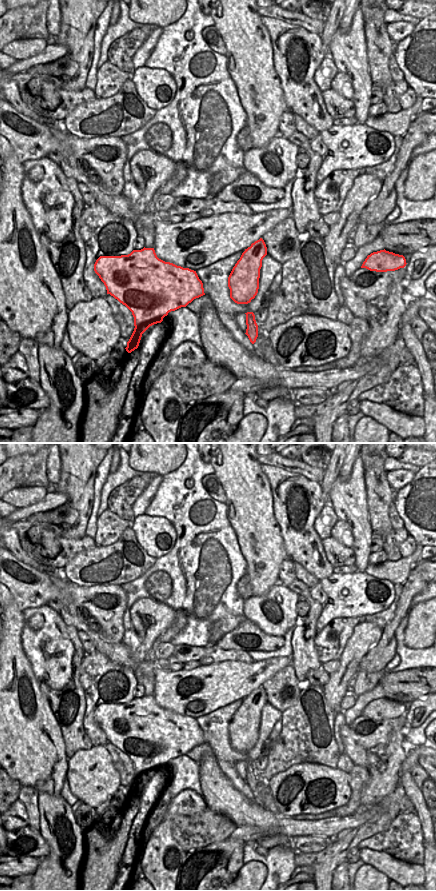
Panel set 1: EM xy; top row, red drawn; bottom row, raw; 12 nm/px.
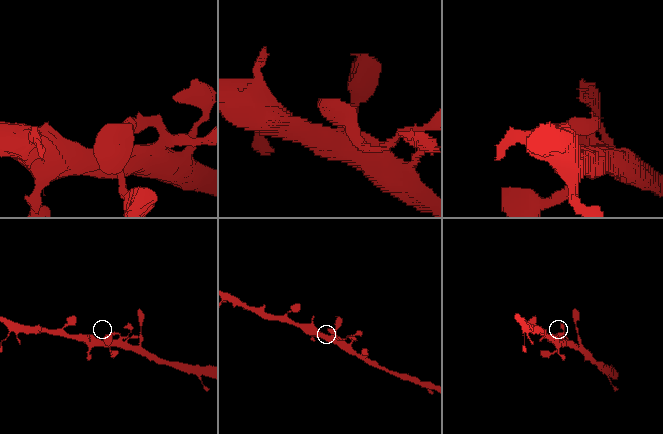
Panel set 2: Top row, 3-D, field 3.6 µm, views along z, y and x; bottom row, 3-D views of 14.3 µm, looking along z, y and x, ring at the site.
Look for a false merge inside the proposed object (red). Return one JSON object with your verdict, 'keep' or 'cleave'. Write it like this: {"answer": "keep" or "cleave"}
{"answer": "keep"}

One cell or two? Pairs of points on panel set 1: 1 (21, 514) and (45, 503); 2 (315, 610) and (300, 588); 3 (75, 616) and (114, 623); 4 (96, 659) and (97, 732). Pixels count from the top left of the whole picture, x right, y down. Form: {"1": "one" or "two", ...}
{"1": "one", "2": "one", "3": "two", "4": "one"}

